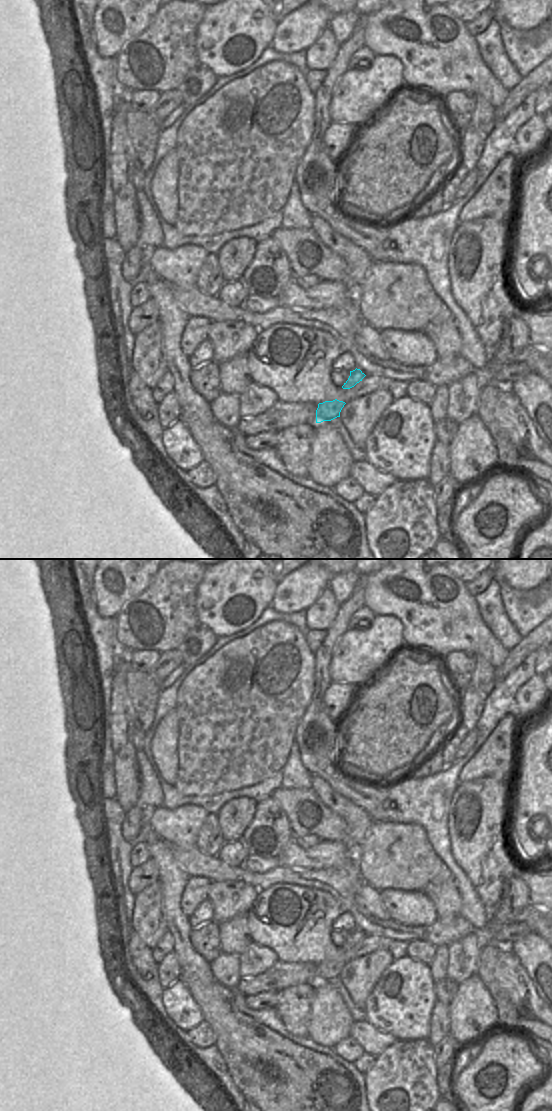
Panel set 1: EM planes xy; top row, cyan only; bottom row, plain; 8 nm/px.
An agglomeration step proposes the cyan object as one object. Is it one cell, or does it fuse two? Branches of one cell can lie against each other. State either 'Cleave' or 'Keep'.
Keep

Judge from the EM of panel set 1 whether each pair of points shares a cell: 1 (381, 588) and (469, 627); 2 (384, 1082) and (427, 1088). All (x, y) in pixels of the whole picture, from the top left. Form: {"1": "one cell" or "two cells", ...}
{"1": "one cell", "2": "one cell"}

